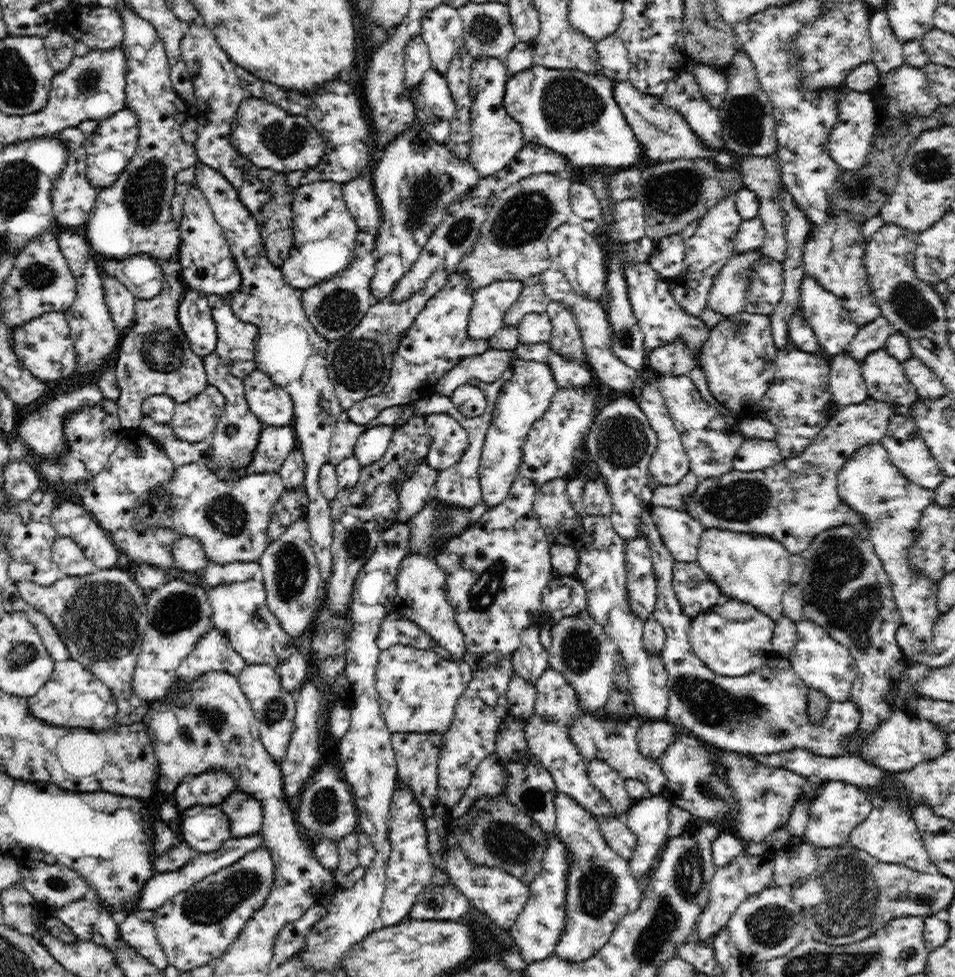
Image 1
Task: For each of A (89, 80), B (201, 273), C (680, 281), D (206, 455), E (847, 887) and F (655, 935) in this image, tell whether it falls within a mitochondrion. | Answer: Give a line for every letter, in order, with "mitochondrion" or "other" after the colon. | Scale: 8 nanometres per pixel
A: mitochondrion
B: other
C: other
D: other
E: mitochondrion
F: mitochondrion

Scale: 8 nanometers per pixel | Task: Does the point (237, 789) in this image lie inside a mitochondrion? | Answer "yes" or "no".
no

